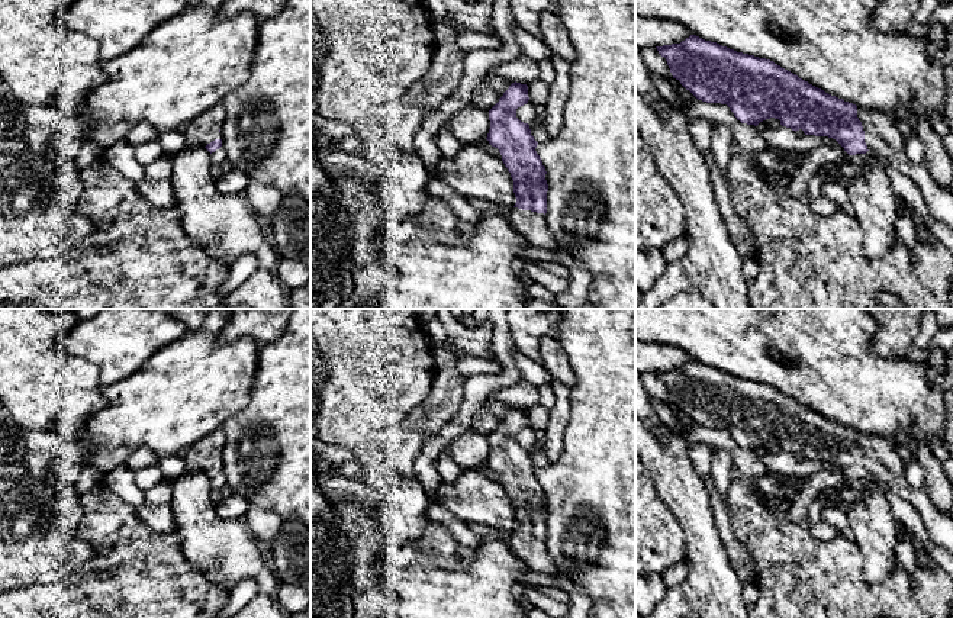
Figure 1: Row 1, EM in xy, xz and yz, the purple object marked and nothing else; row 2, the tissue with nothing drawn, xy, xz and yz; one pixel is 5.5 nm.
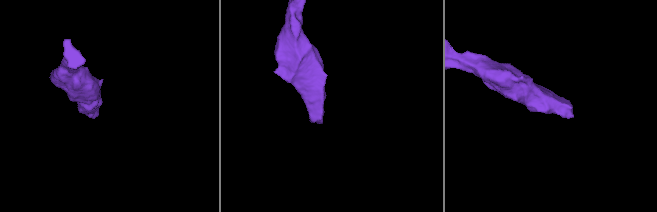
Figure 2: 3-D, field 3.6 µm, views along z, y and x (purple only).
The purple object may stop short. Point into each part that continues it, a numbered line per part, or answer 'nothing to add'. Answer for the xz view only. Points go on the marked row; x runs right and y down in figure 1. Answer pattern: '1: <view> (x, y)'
1: xz (533, 227)

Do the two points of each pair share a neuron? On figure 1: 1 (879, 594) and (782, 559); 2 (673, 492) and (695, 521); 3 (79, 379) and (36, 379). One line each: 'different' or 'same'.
1: same
2: same
3: same

